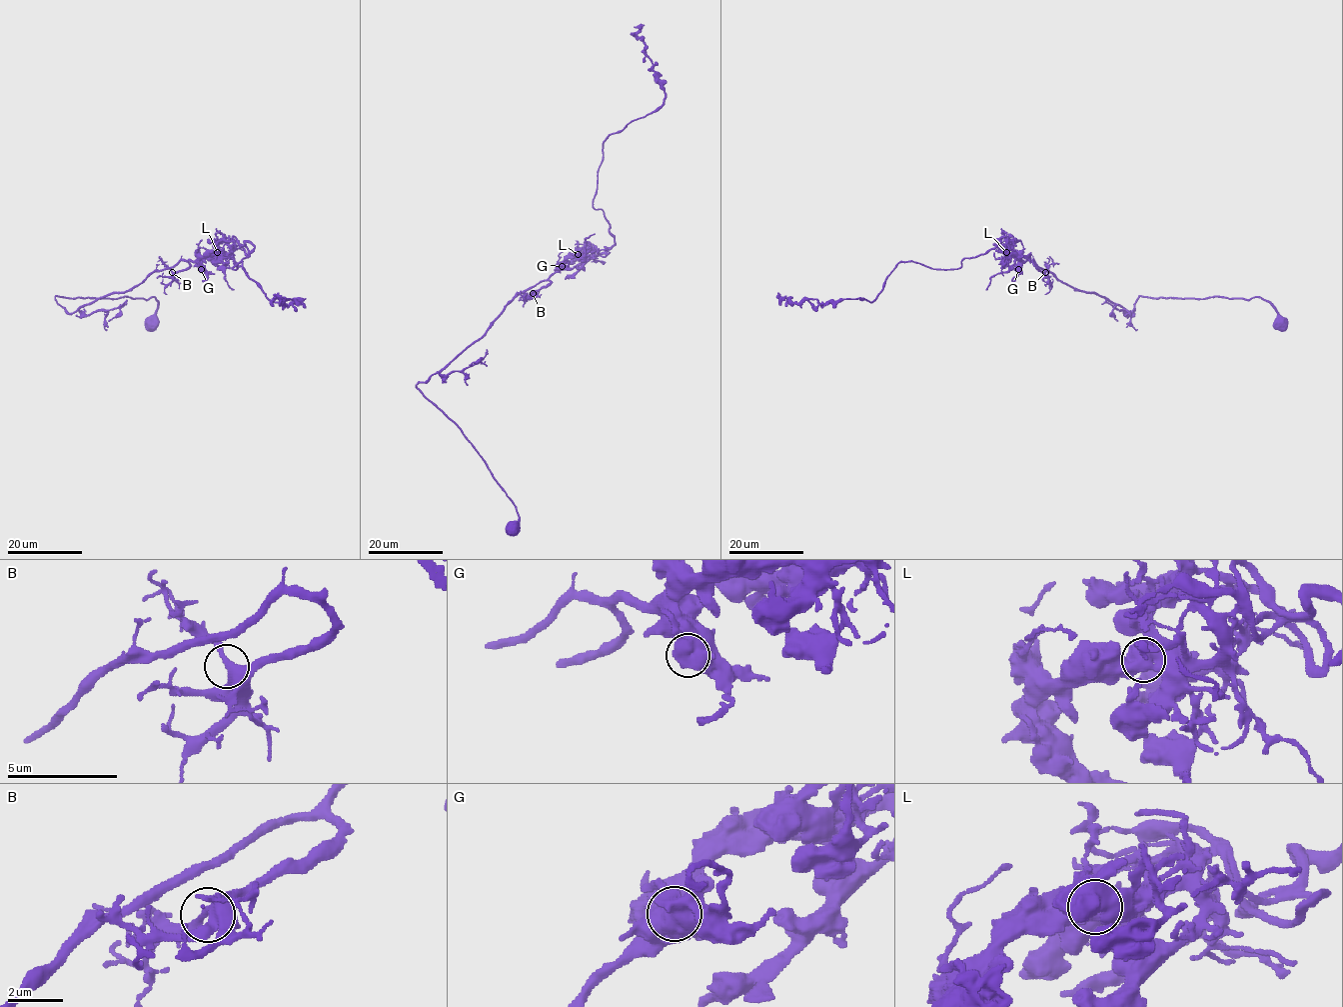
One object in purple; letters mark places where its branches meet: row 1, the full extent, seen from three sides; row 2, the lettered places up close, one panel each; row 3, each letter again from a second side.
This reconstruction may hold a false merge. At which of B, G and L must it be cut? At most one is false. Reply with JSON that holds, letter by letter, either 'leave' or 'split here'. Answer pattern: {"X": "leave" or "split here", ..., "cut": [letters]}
{"B": "leave", "G": "leave", "L": "leave", "cut": []}

